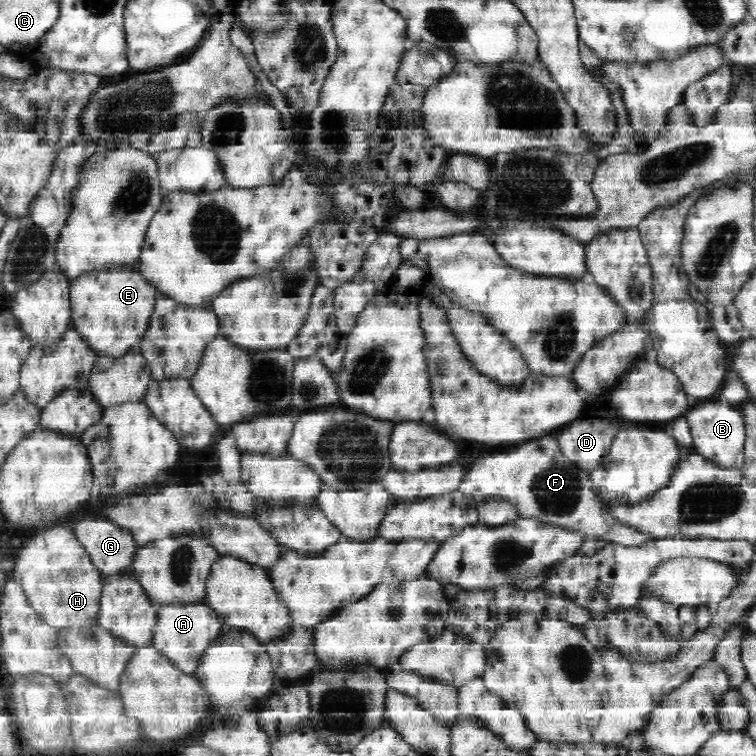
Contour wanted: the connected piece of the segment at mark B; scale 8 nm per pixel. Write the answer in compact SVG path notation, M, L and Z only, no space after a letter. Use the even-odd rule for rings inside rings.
M708 402L692 412L688 412L692 429L693 444L691 449L699 455L705 456L714 464L733 469L740 469L745 463L745 424L738 407L724 404L724 402Z

